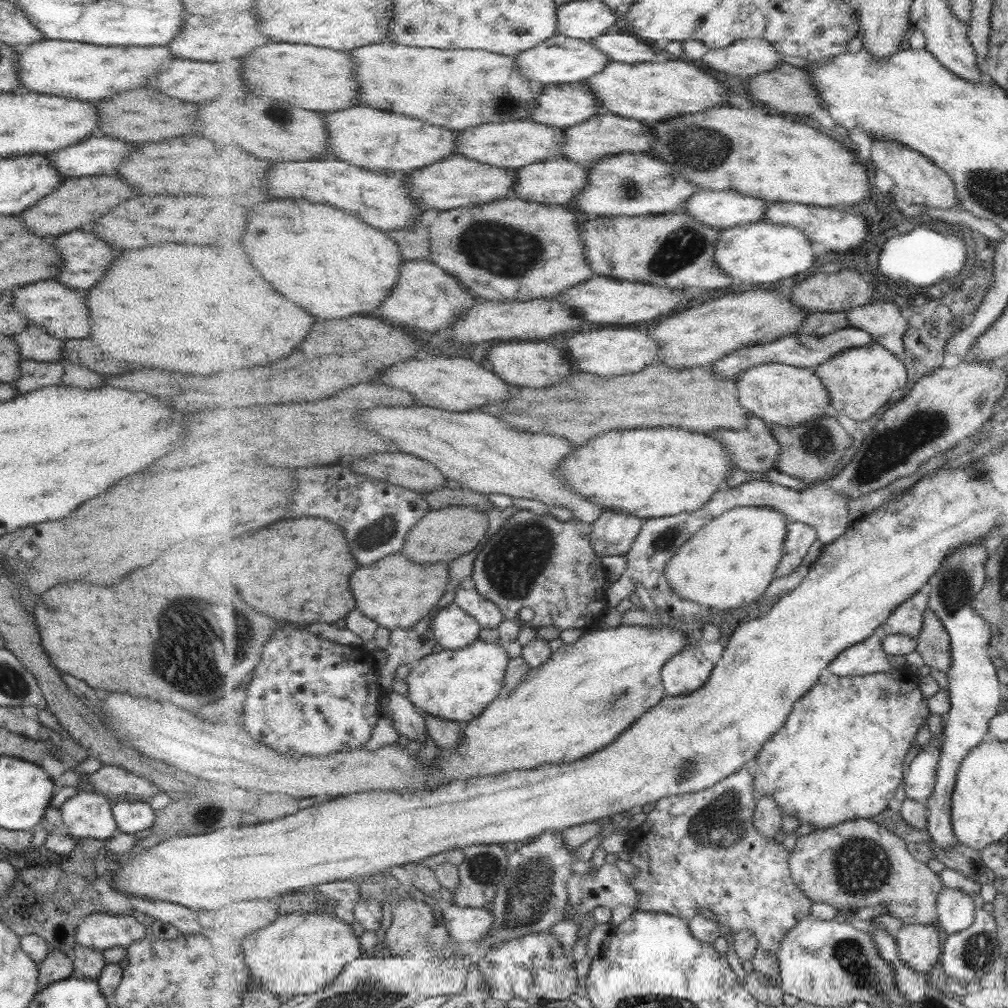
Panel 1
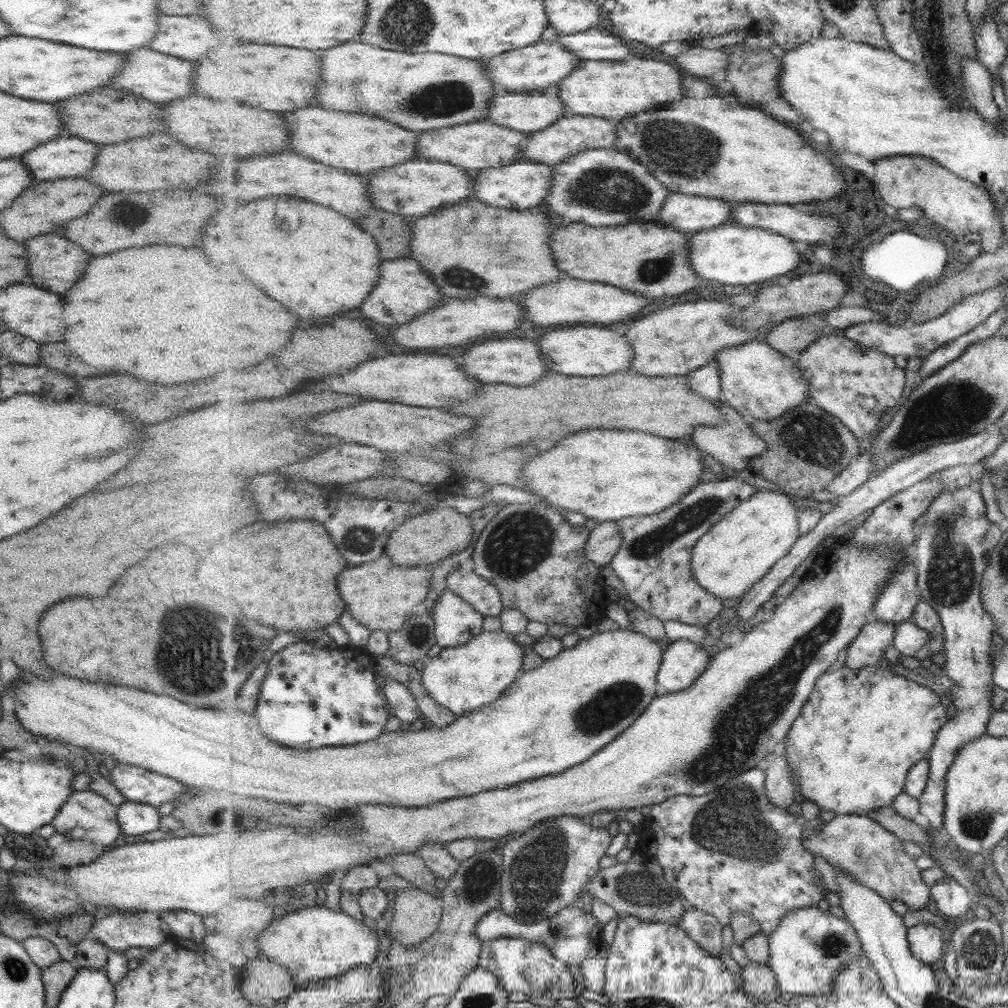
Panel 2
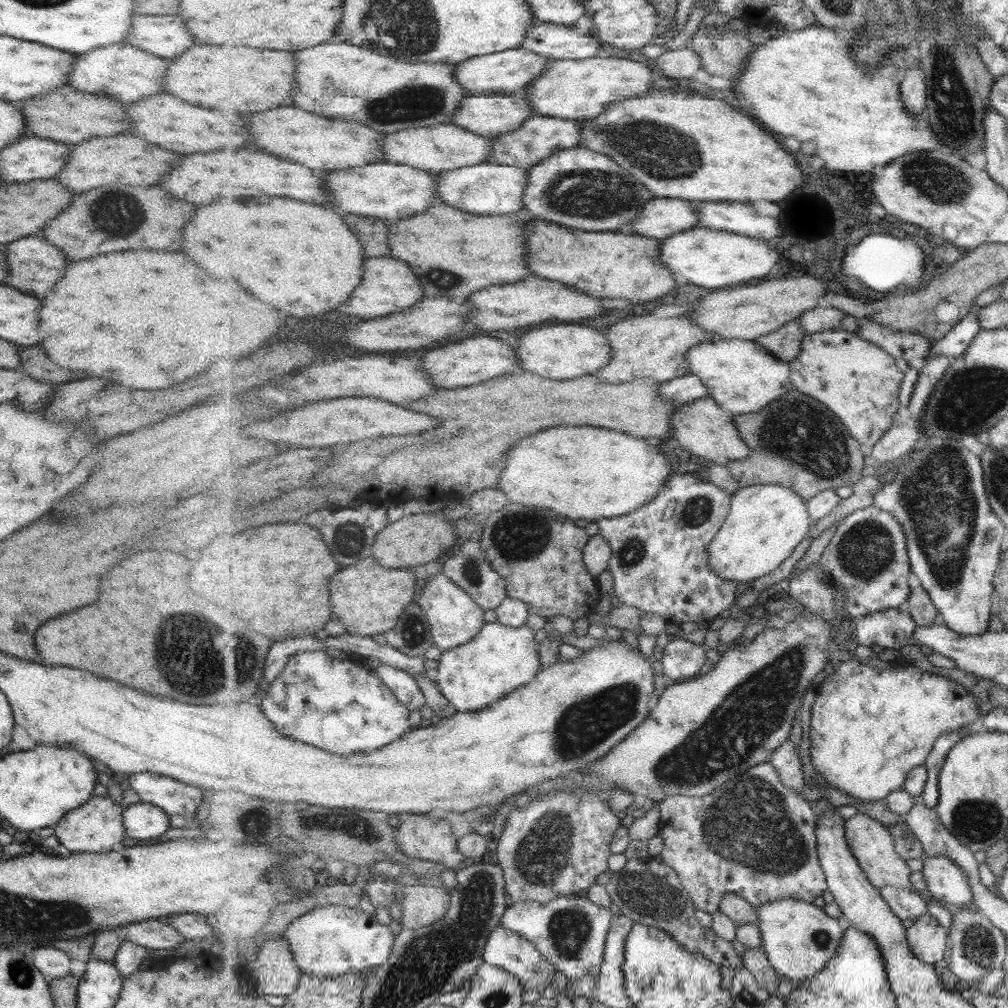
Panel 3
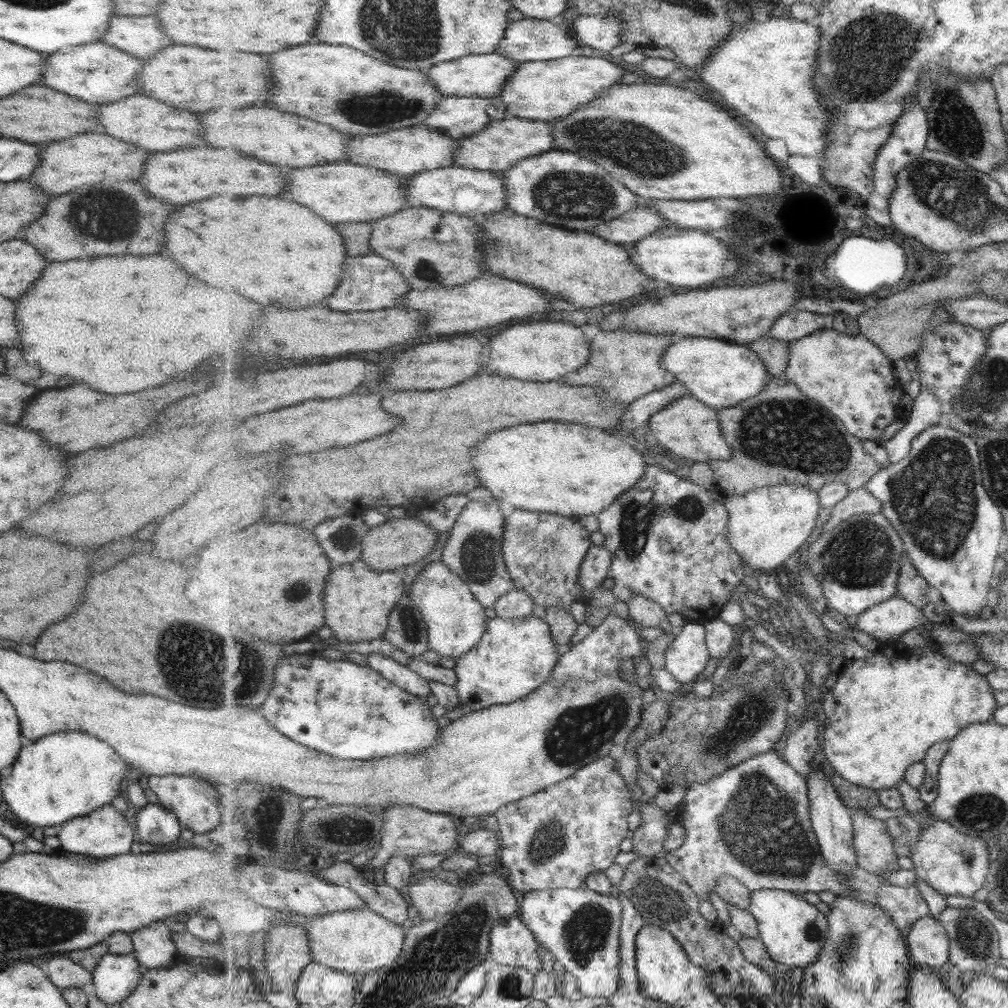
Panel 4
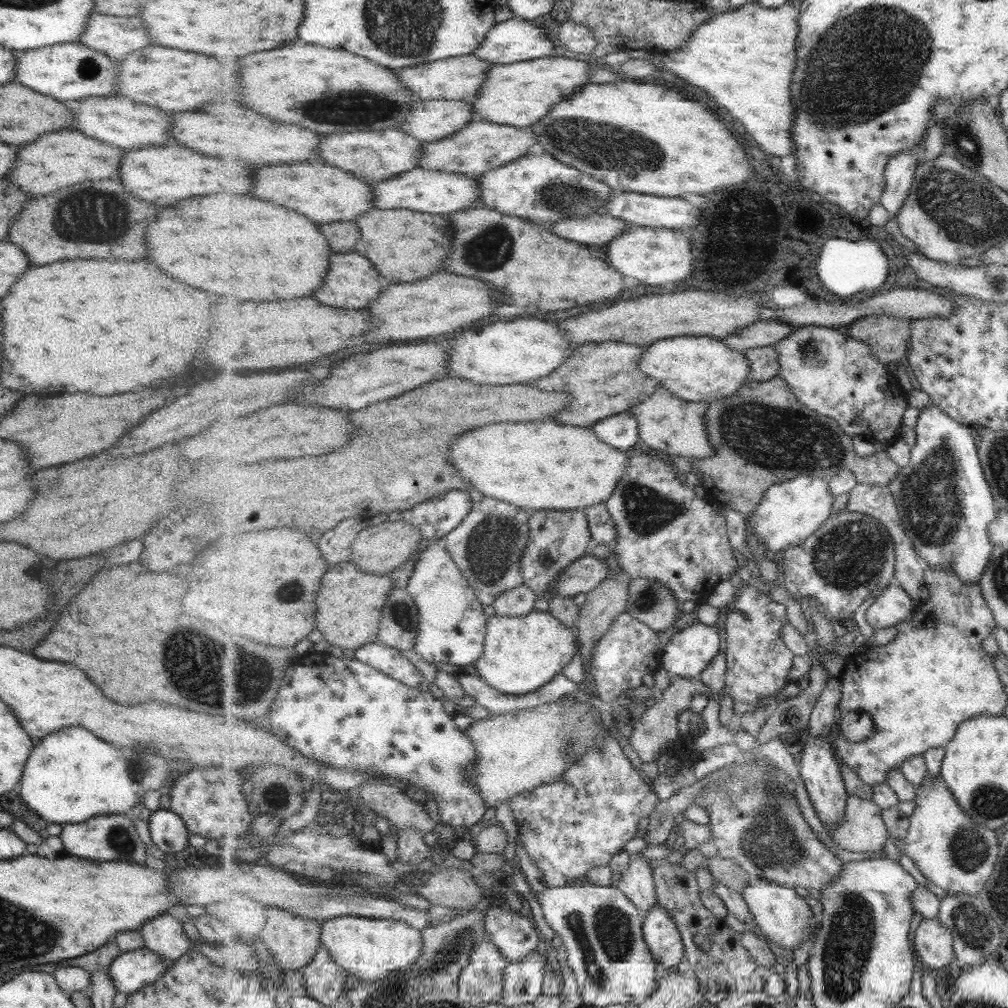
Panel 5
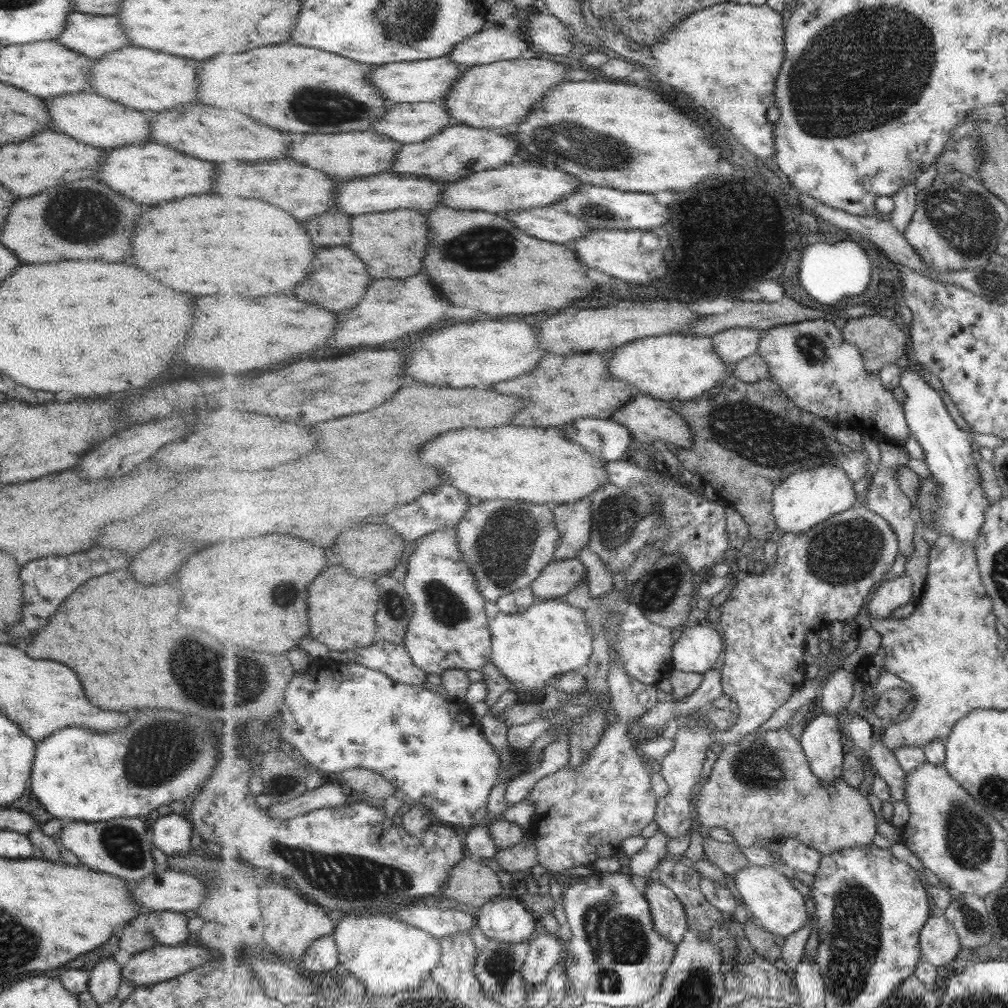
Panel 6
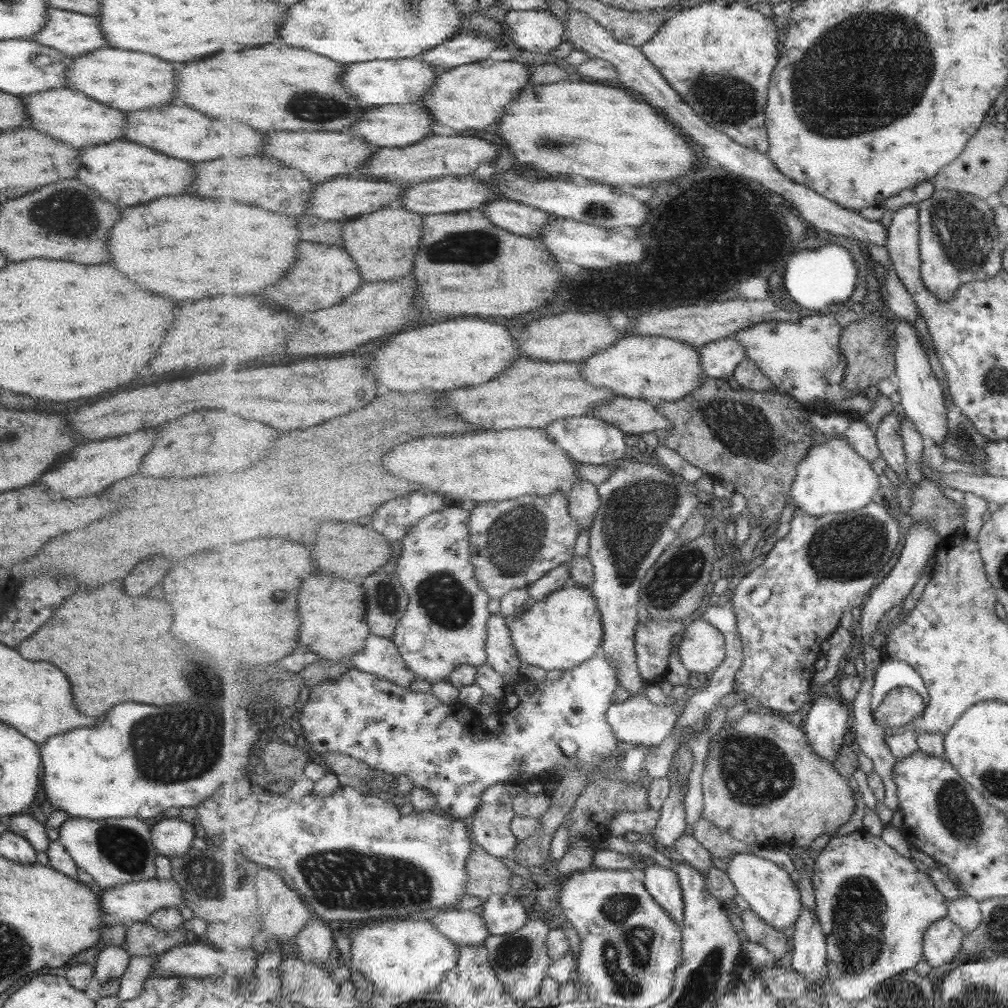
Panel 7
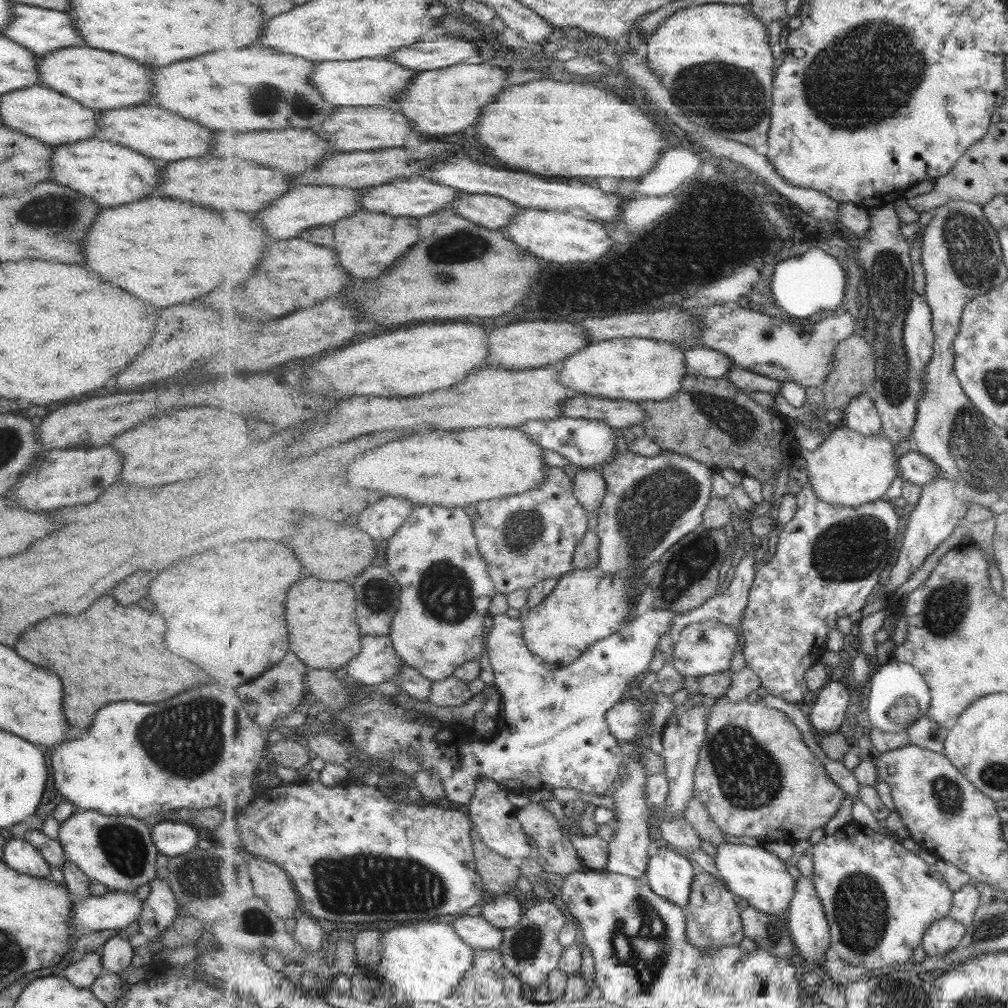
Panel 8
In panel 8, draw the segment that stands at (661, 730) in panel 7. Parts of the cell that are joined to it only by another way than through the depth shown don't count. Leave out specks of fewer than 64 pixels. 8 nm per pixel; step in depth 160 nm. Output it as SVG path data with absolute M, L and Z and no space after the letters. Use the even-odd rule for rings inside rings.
M637 699L621 700L606 714L611 732L618 740L635 743L648 732L644 706Z

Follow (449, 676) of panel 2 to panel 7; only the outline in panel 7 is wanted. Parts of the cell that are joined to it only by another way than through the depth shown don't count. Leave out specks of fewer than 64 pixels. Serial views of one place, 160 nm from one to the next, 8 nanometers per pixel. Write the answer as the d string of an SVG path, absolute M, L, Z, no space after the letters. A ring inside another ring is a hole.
M572 583L543 600L533 602L530 604L530 609L521 616L515 618L513 616L511 618L506 617L506 621L520 660L527 665L538 666L545 671L561 670L566 672L586 663L587 660L601 653L601 646L606 636L599 601L595 599L592 588L587 589L587 586Z

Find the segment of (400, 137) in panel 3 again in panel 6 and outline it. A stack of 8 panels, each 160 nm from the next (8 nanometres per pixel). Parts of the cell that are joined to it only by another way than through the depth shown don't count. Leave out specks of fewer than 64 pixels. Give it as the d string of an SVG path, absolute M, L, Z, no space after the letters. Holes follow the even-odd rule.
M375 130L340 132L339 134L302 134L296 136L291 145L291 157L301 164L327 173L338 184L378 175L382 172L394 172L394 162L401 143L390 136L379 134Z

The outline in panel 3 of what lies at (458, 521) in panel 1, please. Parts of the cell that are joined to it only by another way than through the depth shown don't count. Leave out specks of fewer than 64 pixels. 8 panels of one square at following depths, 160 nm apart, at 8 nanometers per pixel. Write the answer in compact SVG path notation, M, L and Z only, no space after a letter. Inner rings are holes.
M437 511L404 516L390 523L376 540L372 556L385 568L401 569L414 568L437 560L441 554L449 552L457 544L457 534L453 524L443 518L441 511Z

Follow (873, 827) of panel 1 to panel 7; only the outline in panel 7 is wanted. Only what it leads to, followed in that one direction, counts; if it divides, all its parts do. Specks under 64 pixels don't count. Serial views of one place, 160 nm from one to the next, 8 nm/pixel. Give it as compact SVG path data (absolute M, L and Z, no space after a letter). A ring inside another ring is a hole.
M750 709L737 721L724 723L709 740L709 751L702 776L703 812L701 816L745 841L756 842L763 848L778 848L780 845L800 846L804 852L803 872L798 882L801 904L816 909L816 890L812 876L815 859L809 857L810 846L825 834L833 836L843 824L847 824L855 812L855 796L851 781L834 767L834 763L814 751L800 725L789 721L788 715L772 710Z

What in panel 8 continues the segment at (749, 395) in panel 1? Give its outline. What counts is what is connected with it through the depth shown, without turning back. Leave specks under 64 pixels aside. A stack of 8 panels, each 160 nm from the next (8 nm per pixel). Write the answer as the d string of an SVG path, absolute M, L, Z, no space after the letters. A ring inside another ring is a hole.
M618 338L591 342L587 348L566 358L558 367L562 383L579 391L580 394L635 402L670 399L678 394L684 379L691 373L683 348L664 340L646 338Z

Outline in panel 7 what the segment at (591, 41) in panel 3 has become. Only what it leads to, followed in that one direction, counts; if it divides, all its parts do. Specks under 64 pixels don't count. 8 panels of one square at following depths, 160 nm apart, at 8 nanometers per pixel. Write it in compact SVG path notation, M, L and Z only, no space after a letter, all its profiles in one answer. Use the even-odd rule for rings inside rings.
M459 34L453 40L447 40L447 44L441 44L419 58L432 67L445 70L482 62L497 49L499 44L487 36Z

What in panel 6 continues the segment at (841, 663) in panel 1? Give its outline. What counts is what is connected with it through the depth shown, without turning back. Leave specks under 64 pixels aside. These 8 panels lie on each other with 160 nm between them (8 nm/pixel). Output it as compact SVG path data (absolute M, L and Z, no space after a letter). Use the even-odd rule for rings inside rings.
M903 573L901 576L885 581L876 590L868 606L871 619L889 619L900 606L913 602L913 582Z

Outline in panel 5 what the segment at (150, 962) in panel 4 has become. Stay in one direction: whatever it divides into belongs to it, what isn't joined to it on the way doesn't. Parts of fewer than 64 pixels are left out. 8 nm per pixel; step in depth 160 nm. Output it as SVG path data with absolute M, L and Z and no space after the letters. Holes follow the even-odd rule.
M167 912L143 923L138 932L143 938L144 948L157 954L163 963L171 965L192 948L193 942L187 939L181 922Z

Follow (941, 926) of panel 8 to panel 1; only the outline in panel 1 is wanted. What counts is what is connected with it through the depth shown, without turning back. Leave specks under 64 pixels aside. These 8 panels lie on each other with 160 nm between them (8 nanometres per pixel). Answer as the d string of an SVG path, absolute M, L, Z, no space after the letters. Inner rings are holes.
M925 924L904 925L897 934L899 955L907 965L927 974L941 956L941 936L935 926Z

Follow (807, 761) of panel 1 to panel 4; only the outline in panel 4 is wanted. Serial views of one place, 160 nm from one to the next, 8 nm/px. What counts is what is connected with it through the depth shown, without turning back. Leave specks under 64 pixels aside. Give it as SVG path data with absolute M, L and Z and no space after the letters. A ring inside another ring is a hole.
M897 640L896 650L893 650L893 657L888 657L889 662L893 662L891 666L875 666L874 664L865 666L865 659L863 659L863 662L861 660L844 660L841 669L838 671L838 677L833 688L831 690L824 690L824 699L818 705L822 713L818 718L821 730L821 740L819 740L819 743L821 743L821 752L837 774L845 777L853 784L871 788L878 792L882 789L895 788L904 780L904 775L911 764L922 762L926 758L926 753L930 747L933 747L939 742L953 741L964 728L967 728L971 724L992 722L995 711L997 710L997 700L993 696L993 688L989 686L985 675L975 672L971 664L957 663L951 659L947 659L938 651L938 646L938 643L932 641L925 646L909 647L905 643Z

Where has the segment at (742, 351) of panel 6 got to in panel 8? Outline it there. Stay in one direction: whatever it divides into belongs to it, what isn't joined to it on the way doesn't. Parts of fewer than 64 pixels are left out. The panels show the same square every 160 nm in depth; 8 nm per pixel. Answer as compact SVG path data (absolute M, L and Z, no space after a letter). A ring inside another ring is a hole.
M695 346L684 350L687 366L692 374L705 375L709 378L727 376L732 369L733 362L727 353L705 346Z

